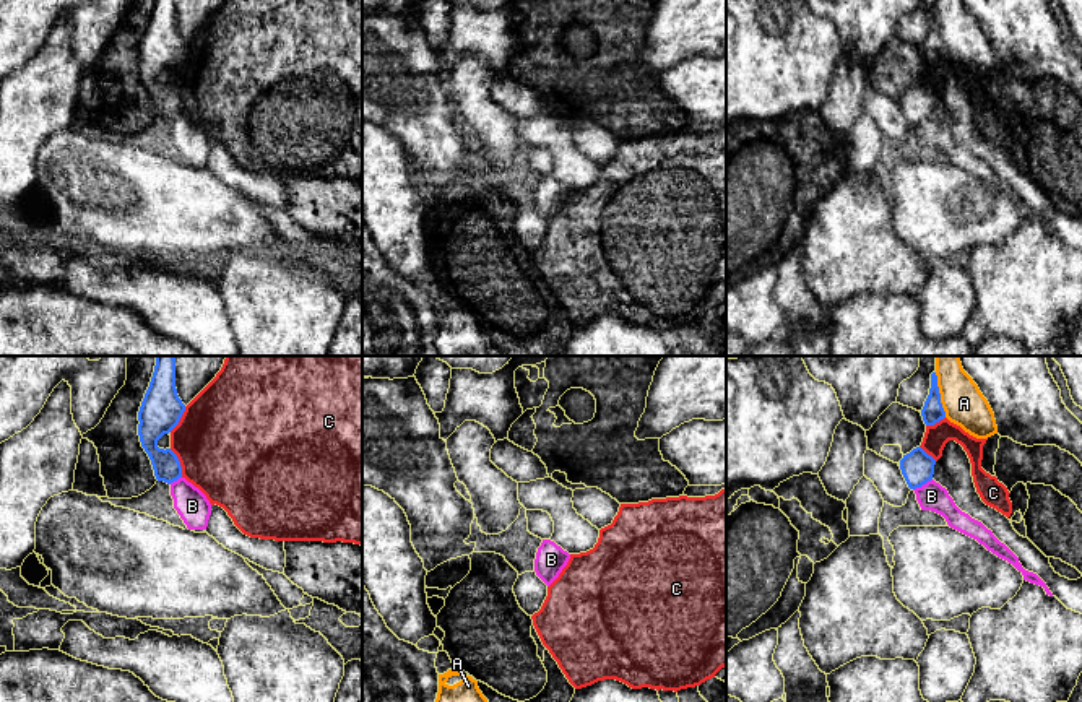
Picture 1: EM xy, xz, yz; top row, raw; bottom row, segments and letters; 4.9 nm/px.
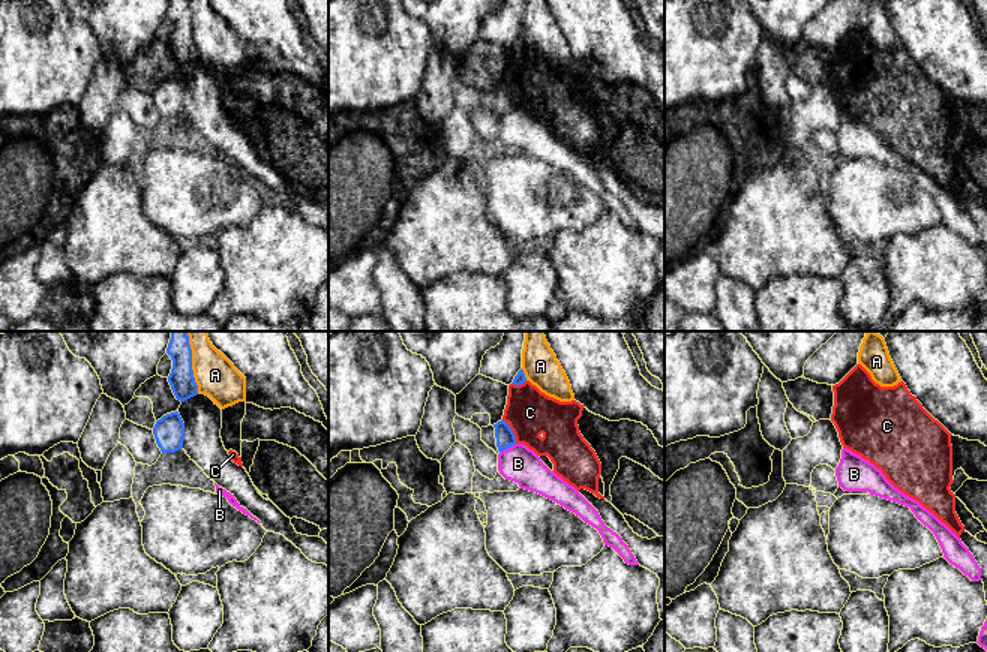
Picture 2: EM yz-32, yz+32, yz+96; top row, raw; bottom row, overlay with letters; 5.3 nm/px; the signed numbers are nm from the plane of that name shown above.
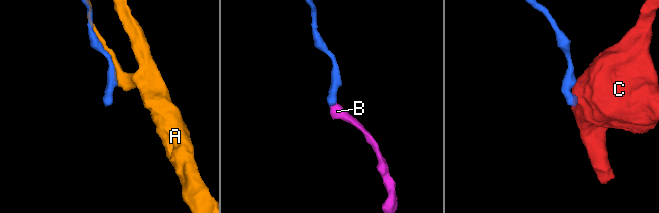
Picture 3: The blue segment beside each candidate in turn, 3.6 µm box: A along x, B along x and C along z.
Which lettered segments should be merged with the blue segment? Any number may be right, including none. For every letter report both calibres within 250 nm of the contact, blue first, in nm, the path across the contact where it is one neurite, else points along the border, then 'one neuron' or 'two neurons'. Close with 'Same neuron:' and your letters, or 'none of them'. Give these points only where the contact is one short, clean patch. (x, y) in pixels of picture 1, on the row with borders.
A: calibres 110 and 200 nm; two neurons
B: calibres 160 and 140 nm; border yz (931, 478), (913, 489); two neurons
C: calibres 170 and 500 nm; border xy (169, 449), (179, 462), (182, 476); two neurons
Same neuron: none of them

